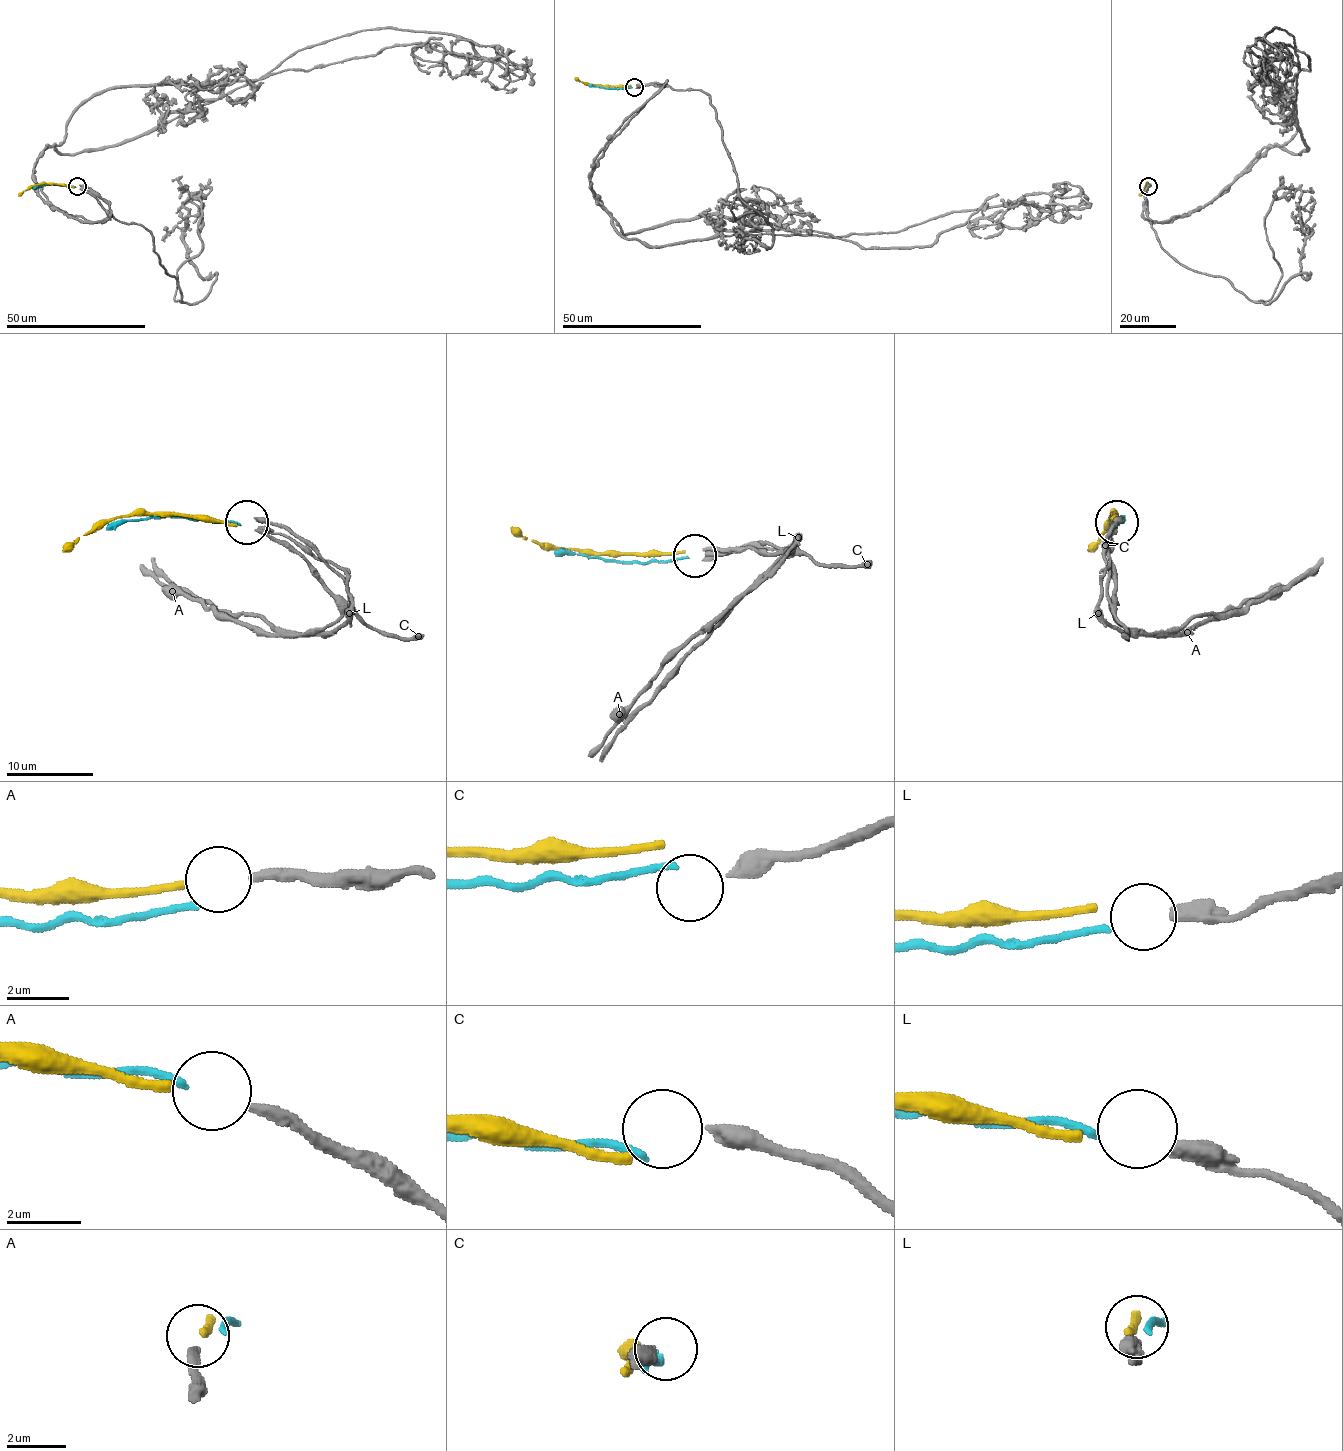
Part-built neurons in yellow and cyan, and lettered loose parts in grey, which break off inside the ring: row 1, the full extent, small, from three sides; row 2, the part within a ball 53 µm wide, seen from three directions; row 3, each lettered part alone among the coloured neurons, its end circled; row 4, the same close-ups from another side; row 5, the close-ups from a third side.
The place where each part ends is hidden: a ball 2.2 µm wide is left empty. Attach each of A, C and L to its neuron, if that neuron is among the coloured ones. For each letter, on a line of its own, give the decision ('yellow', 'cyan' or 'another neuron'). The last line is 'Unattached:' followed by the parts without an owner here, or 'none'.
A: yellow
C: another neuron
L: cyan
Unattached: C

